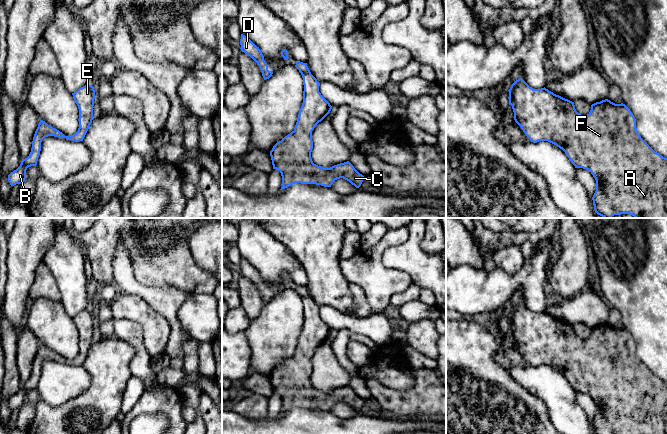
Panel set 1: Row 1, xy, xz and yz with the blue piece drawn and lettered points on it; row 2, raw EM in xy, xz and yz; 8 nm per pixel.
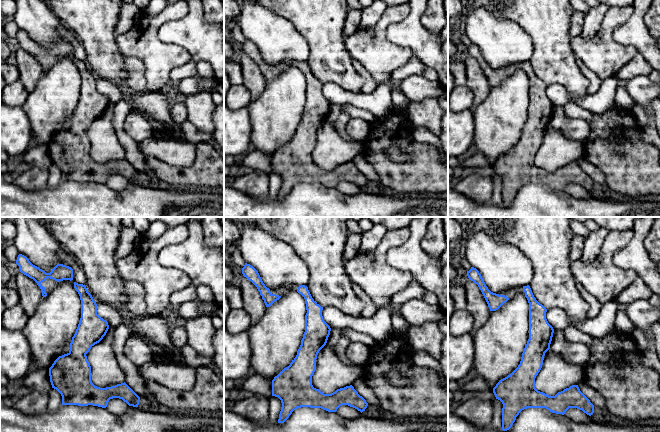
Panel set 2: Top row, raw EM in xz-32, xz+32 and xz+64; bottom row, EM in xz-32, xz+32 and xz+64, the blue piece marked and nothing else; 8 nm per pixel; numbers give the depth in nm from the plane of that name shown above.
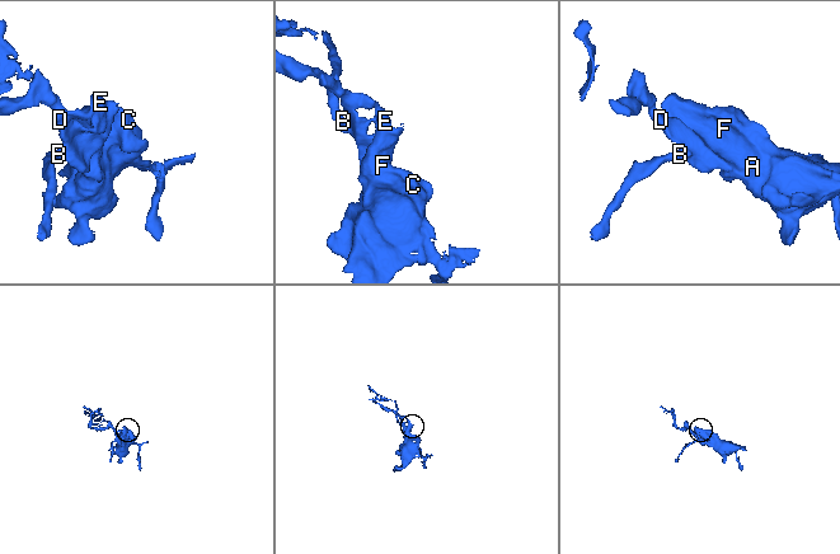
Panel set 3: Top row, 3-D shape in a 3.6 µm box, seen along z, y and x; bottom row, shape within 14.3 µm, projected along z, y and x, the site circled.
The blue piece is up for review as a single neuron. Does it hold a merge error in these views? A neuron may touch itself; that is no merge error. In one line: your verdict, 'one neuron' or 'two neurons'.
one neuron

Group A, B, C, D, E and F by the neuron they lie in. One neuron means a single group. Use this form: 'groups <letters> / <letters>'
groups A B C D E F

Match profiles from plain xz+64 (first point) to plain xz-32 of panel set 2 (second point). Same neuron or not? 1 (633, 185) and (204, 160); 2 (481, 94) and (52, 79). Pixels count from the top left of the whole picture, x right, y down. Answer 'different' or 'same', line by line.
1: same
2: different

